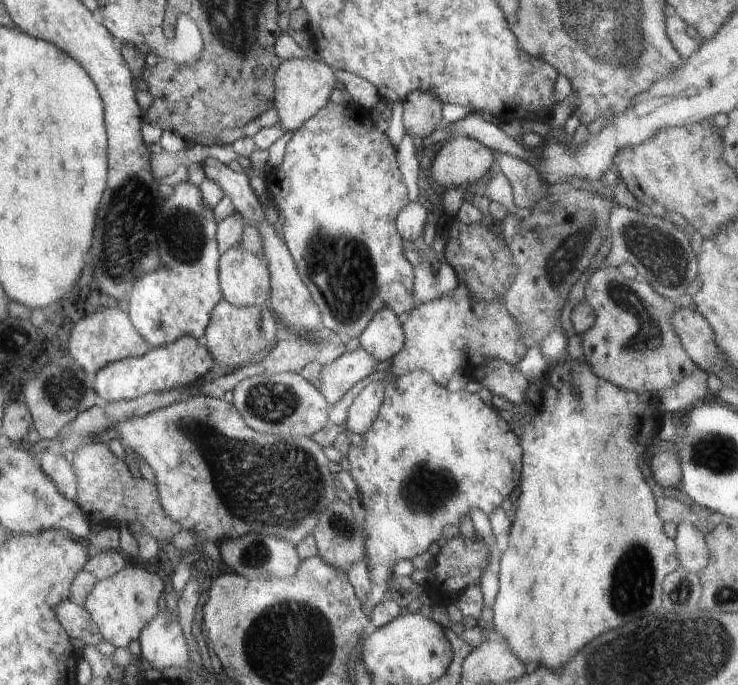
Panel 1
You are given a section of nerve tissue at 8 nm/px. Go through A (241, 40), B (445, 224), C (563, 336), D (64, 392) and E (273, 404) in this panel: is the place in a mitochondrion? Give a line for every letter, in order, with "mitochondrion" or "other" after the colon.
A: mitochondrion
B: other
C: other
D: mitochondrion
E: mitochondrion

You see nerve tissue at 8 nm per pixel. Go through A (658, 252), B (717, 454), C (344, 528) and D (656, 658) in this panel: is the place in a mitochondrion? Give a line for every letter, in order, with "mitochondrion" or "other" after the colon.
A: mitochondrion
B: mitochondrion
C: mitochondrion
D: mitochondrion

